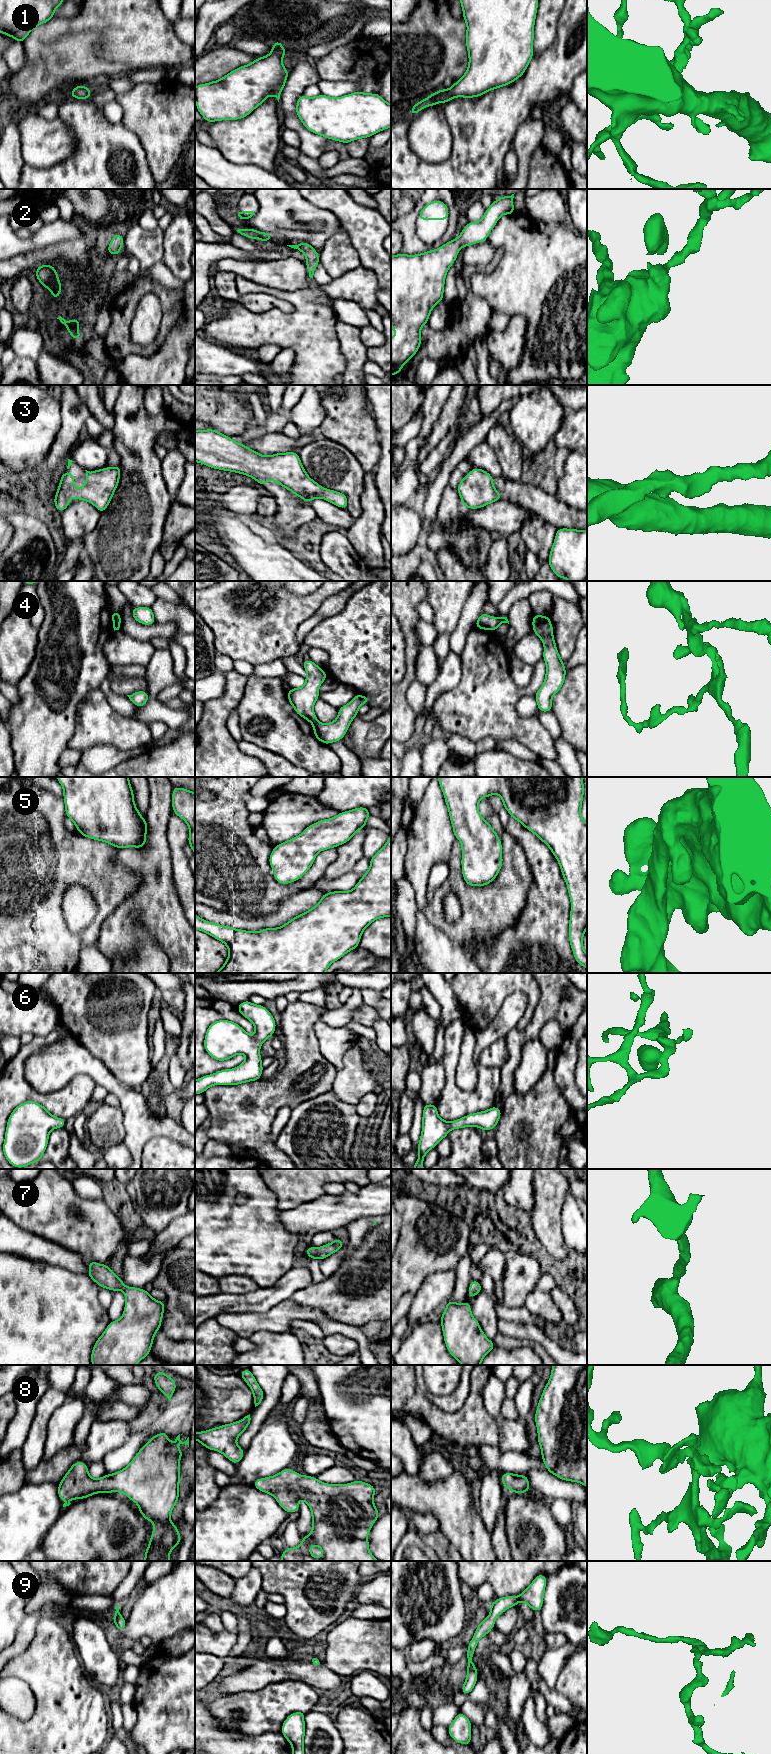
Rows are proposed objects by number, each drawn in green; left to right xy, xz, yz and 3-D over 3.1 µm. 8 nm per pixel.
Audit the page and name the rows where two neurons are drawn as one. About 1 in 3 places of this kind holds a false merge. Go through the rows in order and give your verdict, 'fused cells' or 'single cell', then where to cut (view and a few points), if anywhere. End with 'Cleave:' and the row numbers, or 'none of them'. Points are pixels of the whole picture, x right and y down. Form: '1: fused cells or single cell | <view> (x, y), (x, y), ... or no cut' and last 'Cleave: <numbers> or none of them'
1: single cell | no cut
2: single cell | no cut
3: single cell | no cut
4: fused cells | xz (317, 721), (313, 724)
5: single cell | no cut
6: single cell | no cut
7: single cell | no cut
8: single cell | no cut
9: single cell | no cut
Cleave: 4

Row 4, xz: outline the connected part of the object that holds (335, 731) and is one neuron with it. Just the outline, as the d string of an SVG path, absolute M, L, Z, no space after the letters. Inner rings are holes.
M356 694L346 705L338 709L338 717L331 723L313 724L313 731L316 739L326 745L343 739L350 723L358 715L358 709L362 704L368 704L369 697Z

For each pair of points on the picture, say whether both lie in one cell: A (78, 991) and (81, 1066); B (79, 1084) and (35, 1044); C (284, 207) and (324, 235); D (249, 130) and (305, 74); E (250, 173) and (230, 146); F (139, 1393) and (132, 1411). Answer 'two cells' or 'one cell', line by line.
A: two cells
B: one cell
C: one cell
D: two cells
E: two cells
F: two cells

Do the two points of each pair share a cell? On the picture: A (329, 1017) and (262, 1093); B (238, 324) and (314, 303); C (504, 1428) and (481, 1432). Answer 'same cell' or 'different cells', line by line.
A: different cells
B: same cell
C: different cells

